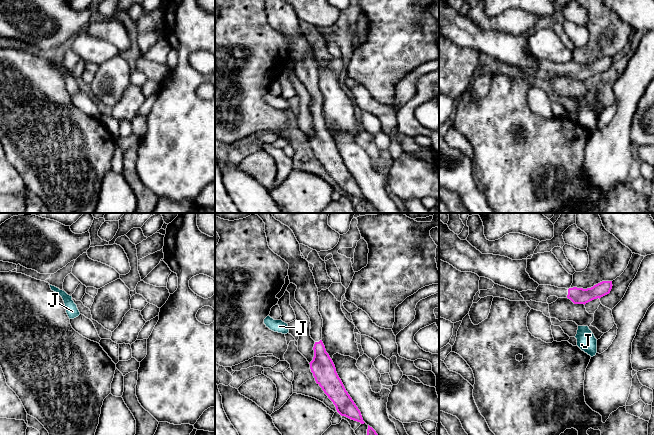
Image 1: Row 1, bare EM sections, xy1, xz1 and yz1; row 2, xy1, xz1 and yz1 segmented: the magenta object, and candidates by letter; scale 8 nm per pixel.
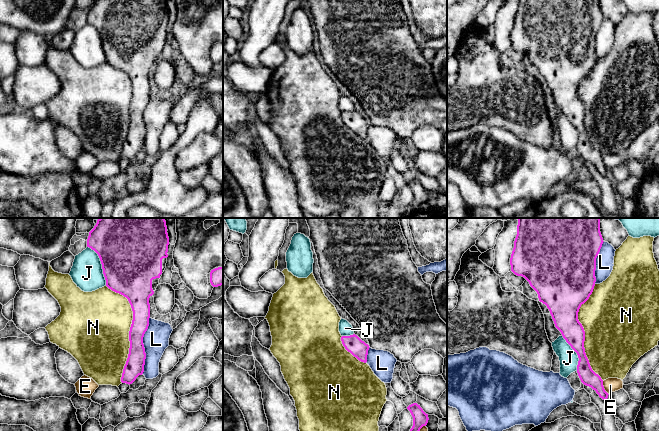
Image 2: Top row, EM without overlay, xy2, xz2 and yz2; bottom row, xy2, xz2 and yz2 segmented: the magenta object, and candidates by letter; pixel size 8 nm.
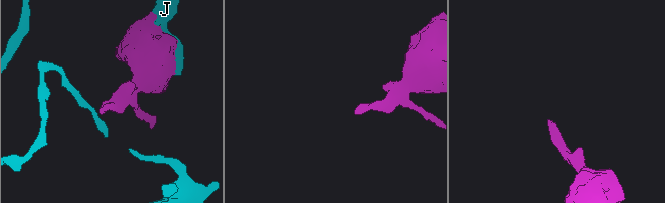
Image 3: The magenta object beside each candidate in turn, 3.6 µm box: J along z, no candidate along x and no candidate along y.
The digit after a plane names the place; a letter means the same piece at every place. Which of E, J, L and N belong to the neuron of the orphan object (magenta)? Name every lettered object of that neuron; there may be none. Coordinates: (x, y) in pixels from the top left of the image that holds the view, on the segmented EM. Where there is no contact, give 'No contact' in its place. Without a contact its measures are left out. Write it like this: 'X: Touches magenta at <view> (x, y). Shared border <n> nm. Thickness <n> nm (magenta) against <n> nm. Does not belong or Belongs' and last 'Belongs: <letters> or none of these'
E: Touches magenta at yz2 (603, 388). Shared border 120 nm. Thickness 140 nm (magenta) against 110 nm. Does not belong
J: Touches magenta at xy2 (102, 265). Shared border 360 nm. Thickness 500 nm (magenta) against 260 nm. Does not belong
L: Touches magenta at xy2 (143, 345). Shared border 460 nm. Thickness 150 nm (magenta) against 200 nm. Does not belong
N: Touches magenta at xy2 (130, 330). Shared border 800 nm. Thickness 160 nm (magenta) against 480 nm. Does not belong
Belongs: none of these

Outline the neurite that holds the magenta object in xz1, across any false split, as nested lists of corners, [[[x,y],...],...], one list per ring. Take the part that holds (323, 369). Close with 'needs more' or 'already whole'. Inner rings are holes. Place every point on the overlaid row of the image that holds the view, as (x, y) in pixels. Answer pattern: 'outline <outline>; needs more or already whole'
outline [[[254,213],[265,223],[269,248],[289,264],[290,283],[297,286],[295,299],[310,318],[310,336],[315,341],[314,357],[309,363],[316,383],[333,402],[337,412],[364,424],[362,415],[339,378],[335,365],[322,342],[323,319],[319,312],[318,288],[309,262],[301,256],[300,244],[293,231],[271,213]]]; needs more

